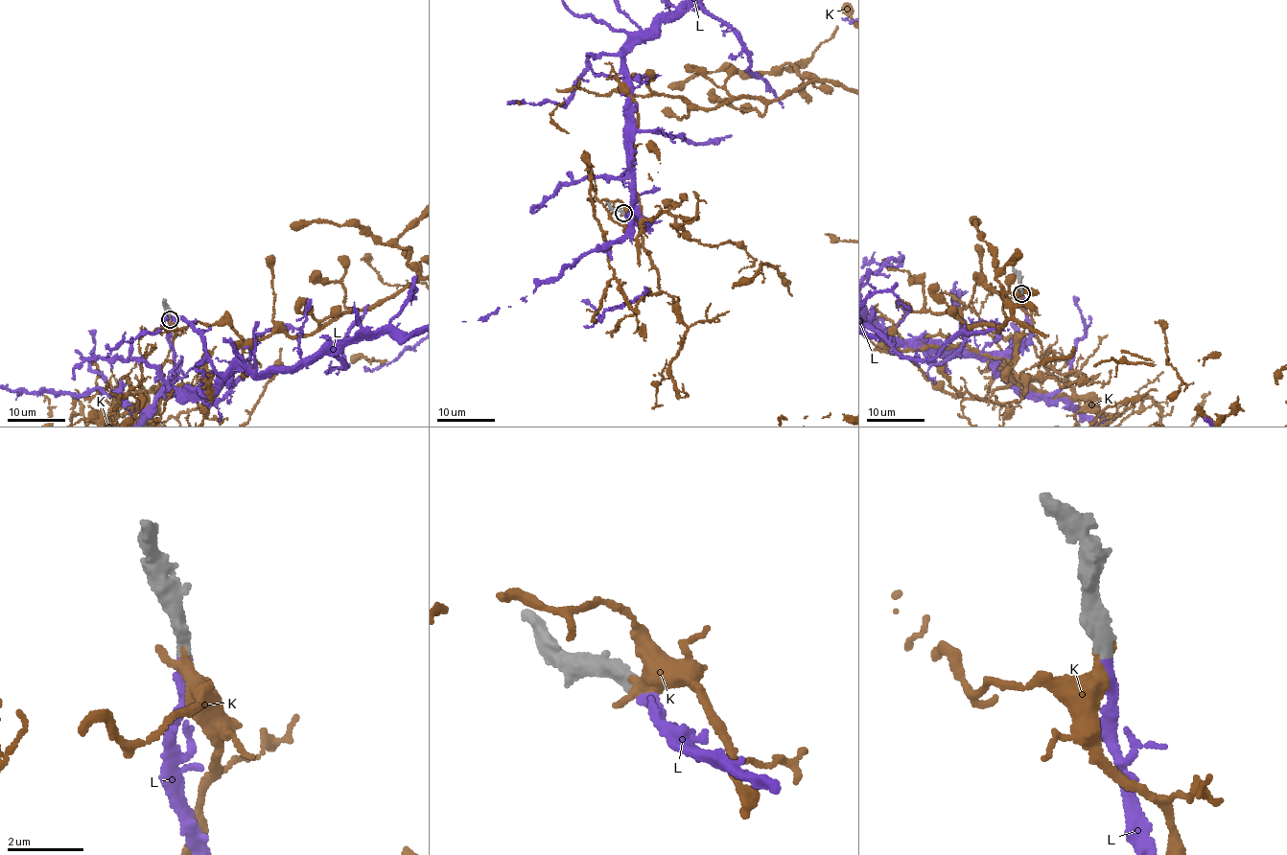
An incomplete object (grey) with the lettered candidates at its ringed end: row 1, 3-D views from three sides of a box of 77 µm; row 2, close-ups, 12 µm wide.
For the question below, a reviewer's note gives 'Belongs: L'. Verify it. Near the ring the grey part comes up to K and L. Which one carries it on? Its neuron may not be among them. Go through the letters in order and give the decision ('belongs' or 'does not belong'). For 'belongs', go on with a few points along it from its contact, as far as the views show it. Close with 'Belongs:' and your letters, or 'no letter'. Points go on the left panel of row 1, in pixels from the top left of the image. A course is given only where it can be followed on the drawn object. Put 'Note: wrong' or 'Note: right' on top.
Note: right
K: does not belong
L: belongs
Belongs: L

